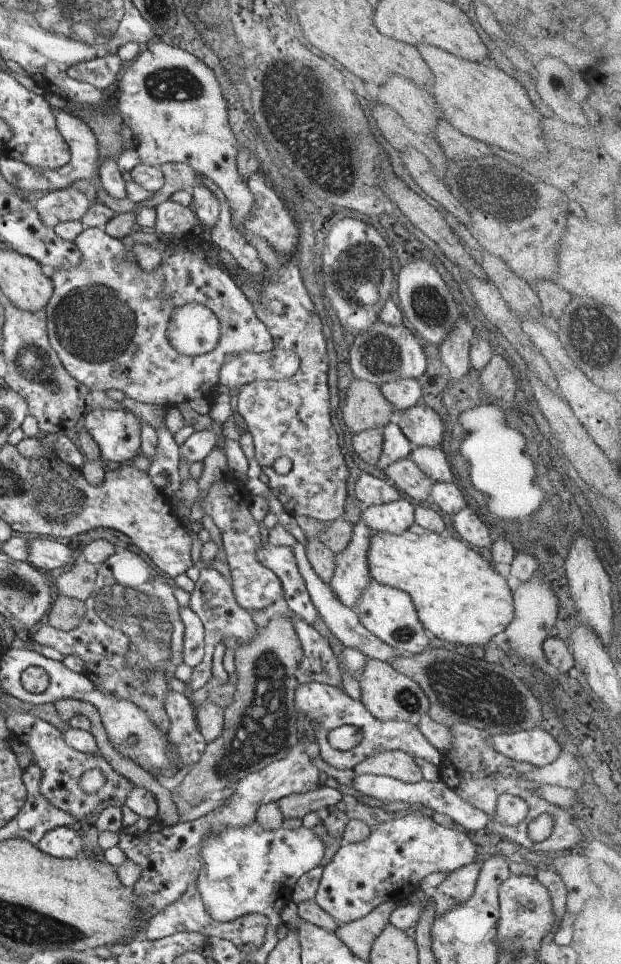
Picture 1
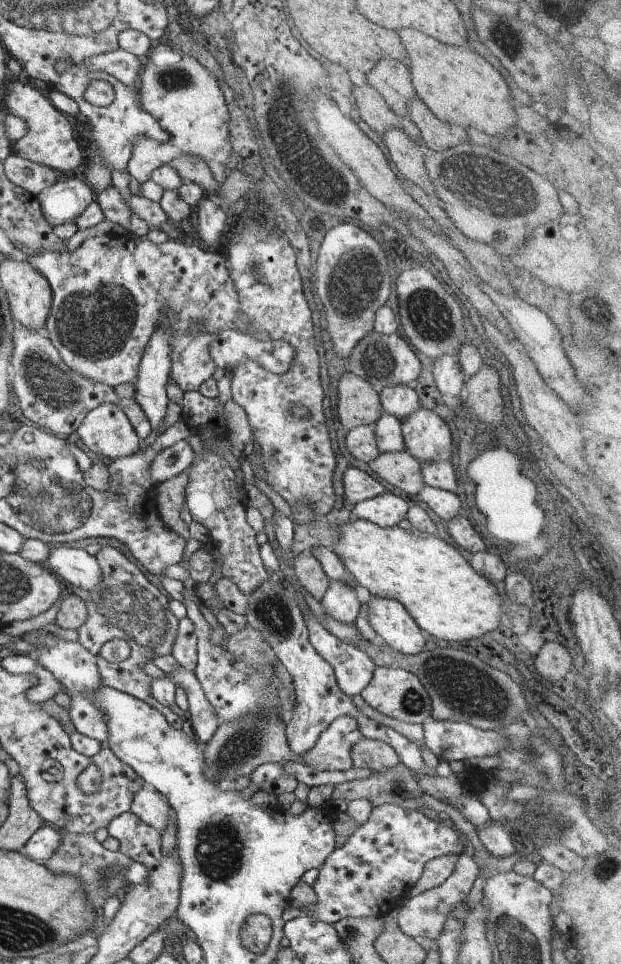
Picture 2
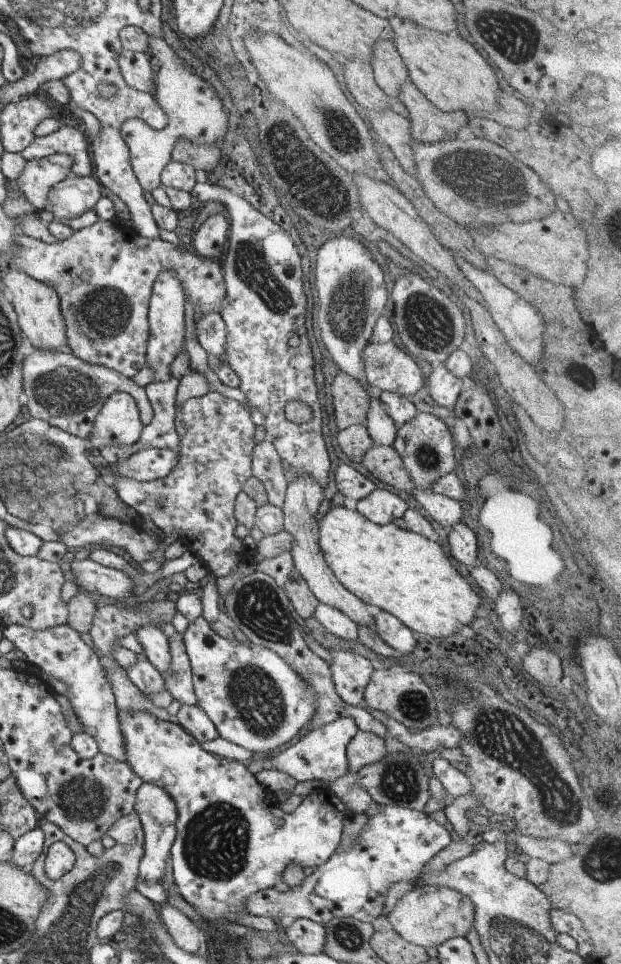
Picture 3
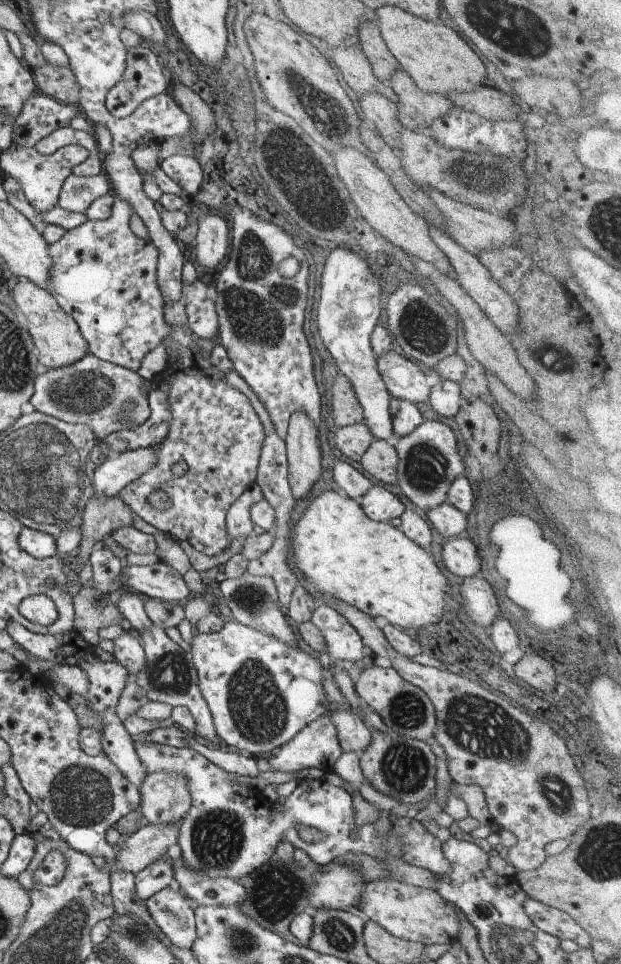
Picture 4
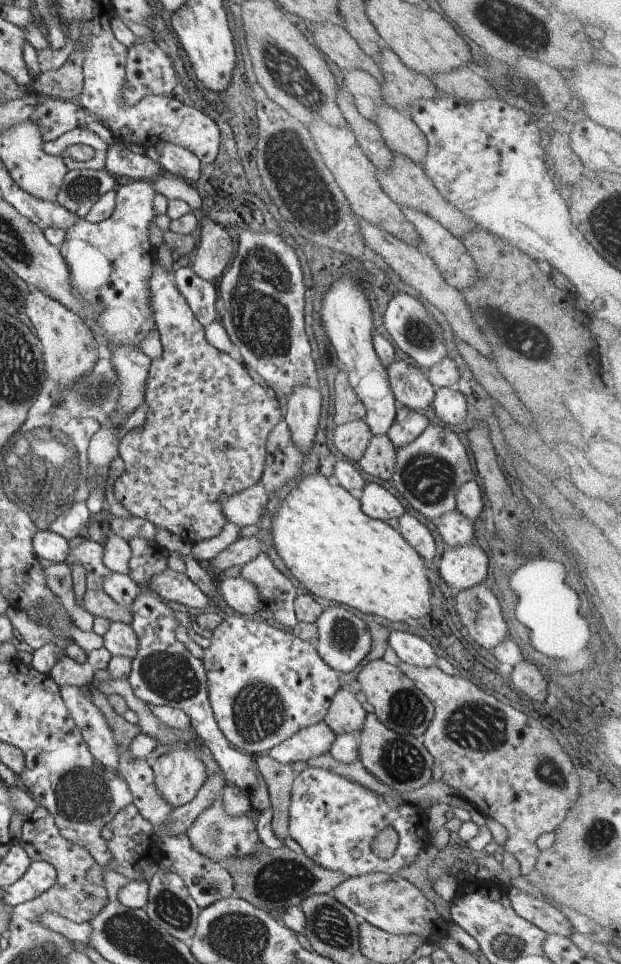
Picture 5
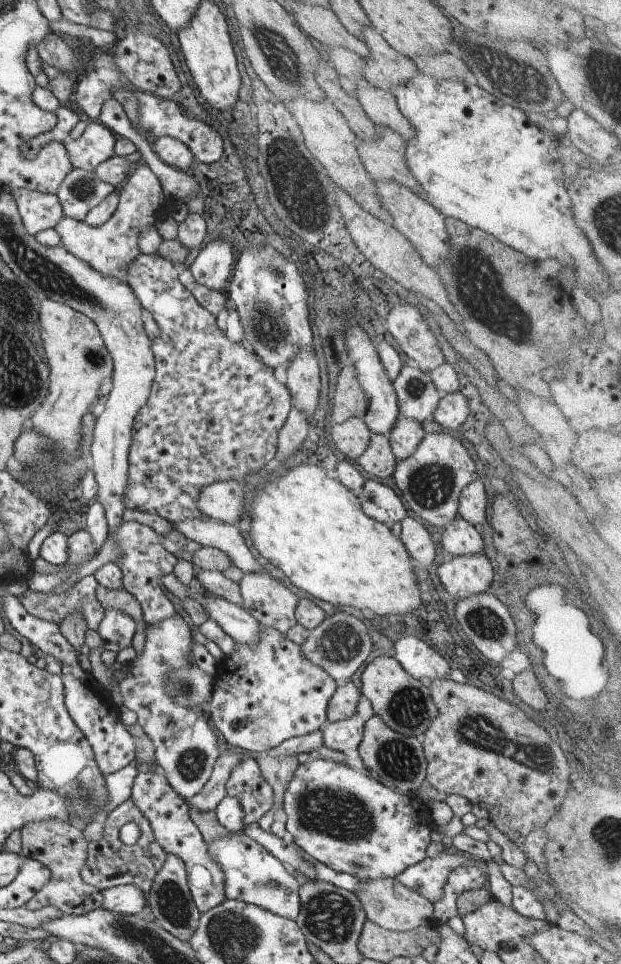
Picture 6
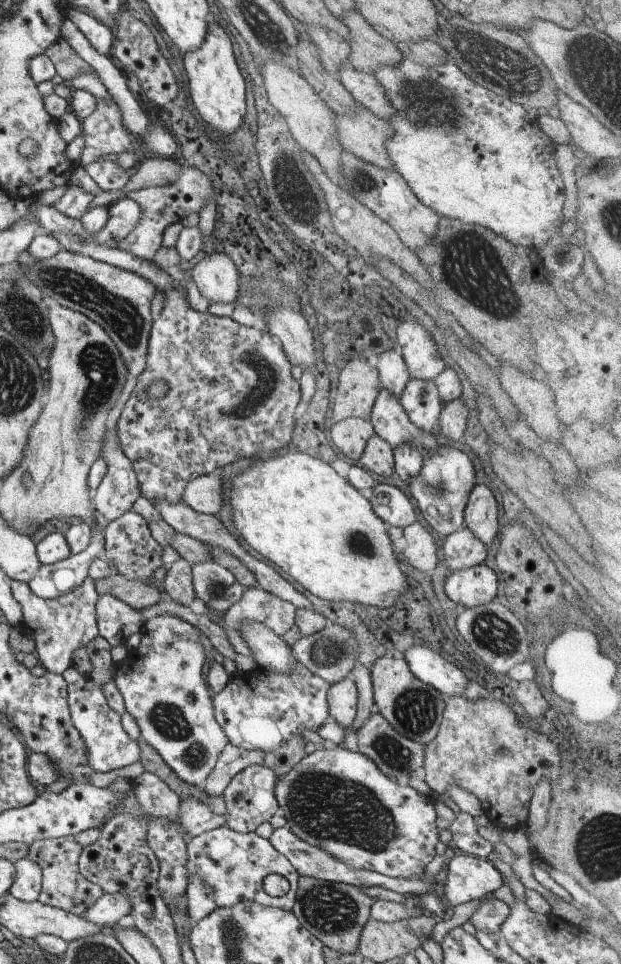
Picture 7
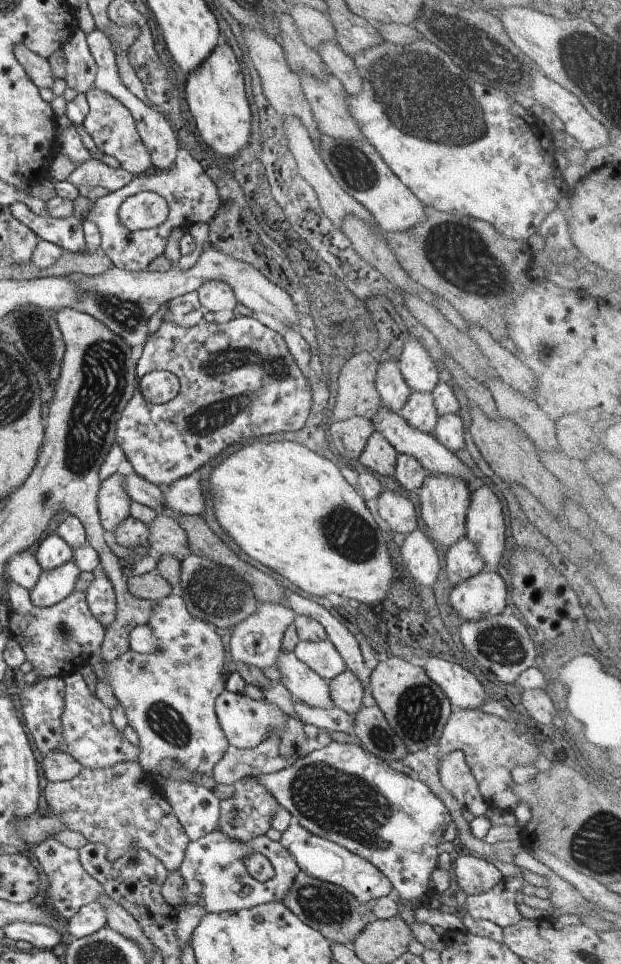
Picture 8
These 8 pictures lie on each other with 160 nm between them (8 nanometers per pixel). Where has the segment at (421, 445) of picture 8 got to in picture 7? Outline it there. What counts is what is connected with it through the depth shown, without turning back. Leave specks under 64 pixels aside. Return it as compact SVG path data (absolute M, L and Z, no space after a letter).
M381 388L373 404L370 421L375 434L393 448L405 442L415 442L424 447L423 456L426 458L438 447L432 433L412 424L399 398L384 388Z

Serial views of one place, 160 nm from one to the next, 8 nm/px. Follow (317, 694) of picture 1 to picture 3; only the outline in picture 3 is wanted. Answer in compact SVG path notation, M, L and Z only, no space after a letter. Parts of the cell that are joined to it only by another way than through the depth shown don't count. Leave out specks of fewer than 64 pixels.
M338 718L316 730L307 730L293 743L274 753L271 763L274 770L288 774L299 782L334 781L336 778L344 776L349 770L346 748L358 730L356 722L352 718Z

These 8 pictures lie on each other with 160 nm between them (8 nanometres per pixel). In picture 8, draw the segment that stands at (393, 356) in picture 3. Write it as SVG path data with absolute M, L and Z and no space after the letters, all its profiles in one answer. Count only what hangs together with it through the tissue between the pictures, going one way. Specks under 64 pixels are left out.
M411 391L400 415L410 426L432 434L439 419L431 392Z

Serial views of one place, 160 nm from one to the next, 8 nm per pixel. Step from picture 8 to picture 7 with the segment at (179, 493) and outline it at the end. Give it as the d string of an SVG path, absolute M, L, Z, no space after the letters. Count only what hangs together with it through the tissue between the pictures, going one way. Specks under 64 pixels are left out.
M202 475L186 485L183 503L193 511L214 515L220 512L225 494L226 486L222 478Z

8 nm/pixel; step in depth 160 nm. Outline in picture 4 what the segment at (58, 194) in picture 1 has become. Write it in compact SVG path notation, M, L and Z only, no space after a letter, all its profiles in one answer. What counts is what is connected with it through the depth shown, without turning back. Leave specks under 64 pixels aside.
M103 172L97 176L71 175L64 180L58 205L67 212L86 213L94 200L108 195L110 180Z

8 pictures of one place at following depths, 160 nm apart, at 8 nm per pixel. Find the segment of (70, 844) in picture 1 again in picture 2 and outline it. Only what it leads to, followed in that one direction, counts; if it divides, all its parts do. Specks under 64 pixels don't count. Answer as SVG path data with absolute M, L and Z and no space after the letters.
M45 825L28 838L28 841L20 848L19 852L22 856L28 856L30 860L44 863L56 852L56 848L60 848L60 838L62 838L60 831L53 826Z

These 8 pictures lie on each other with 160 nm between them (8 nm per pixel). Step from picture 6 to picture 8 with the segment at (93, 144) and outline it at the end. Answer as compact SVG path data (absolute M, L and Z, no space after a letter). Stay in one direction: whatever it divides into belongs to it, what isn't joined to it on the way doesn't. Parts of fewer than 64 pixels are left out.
M94 88L85 93L85 95L89 104L89 111L83 120L82 126L90 134L98 150L101 150L104 155L114 157L124 170L134 176L149 170L153 166L151 156L143 145L135 120L128 108L108 91Z

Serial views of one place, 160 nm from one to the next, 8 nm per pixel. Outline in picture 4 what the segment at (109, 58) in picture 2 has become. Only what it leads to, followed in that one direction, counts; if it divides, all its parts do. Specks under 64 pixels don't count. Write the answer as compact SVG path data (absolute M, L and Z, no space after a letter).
M141 44L136 47L126 49L127 60L125 72L122 79L114 88L109 91L105 102L106 109L115 118L126 118L138 110L138 108L151 97L165 93L169 86L169 76L167 70L160 66L158 53L150 46Z

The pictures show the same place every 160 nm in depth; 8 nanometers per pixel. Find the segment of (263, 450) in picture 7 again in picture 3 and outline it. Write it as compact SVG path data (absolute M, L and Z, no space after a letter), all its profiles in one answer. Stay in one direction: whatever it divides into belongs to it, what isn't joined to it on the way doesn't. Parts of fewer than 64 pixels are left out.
M208 392L204 397L188 400L182 407L181 415L186 434L180 437L181 444L178 450L181 456L178 465L168 477L156 481L136 481L115 473L115 464L109 464L107 467L94 464L94 470L115 488L124 505L131 507L141 518L149 516L160 530L173 540L179 541L187 551L202 560L216 578L228 576L234 570L245 569L244 553L247 550L234 535L237 526L234 510L236 498L243 490L243 485L253 477L251 461L256 446L255 425L245 404L225 398L216 392Z

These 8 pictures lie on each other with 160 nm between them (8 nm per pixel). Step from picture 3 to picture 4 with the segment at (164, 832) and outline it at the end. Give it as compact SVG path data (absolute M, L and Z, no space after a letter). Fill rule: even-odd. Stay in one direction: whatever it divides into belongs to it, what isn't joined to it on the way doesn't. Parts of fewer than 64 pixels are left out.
M148 773L139 788L140 814L150 825L170 825L186 817L191 808L187 781L175 773ZM163 855L161 859L146 866L144 870L135 875L136 895L145 902L174 882L175 873L172 858Z

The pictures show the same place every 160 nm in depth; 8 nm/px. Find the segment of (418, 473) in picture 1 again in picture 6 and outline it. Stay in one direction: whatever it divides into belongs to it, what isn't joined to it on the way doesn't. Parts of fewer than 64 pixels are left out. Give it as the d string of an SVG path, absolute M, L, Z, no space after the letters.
M372 433L366 450L357 458L358 464L376 478L388 478L395 471L397 458L388 434Z

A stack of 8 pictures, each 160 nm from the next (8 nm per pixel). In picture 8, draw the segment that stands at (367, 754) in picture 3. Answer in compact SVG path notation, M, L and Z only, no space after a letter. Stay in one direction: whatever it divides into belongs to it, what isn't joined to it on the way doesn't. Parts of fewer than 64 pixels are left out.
M348 668L328 682L334 706L347 712L352 718L363 704L364 689L361 682Z

